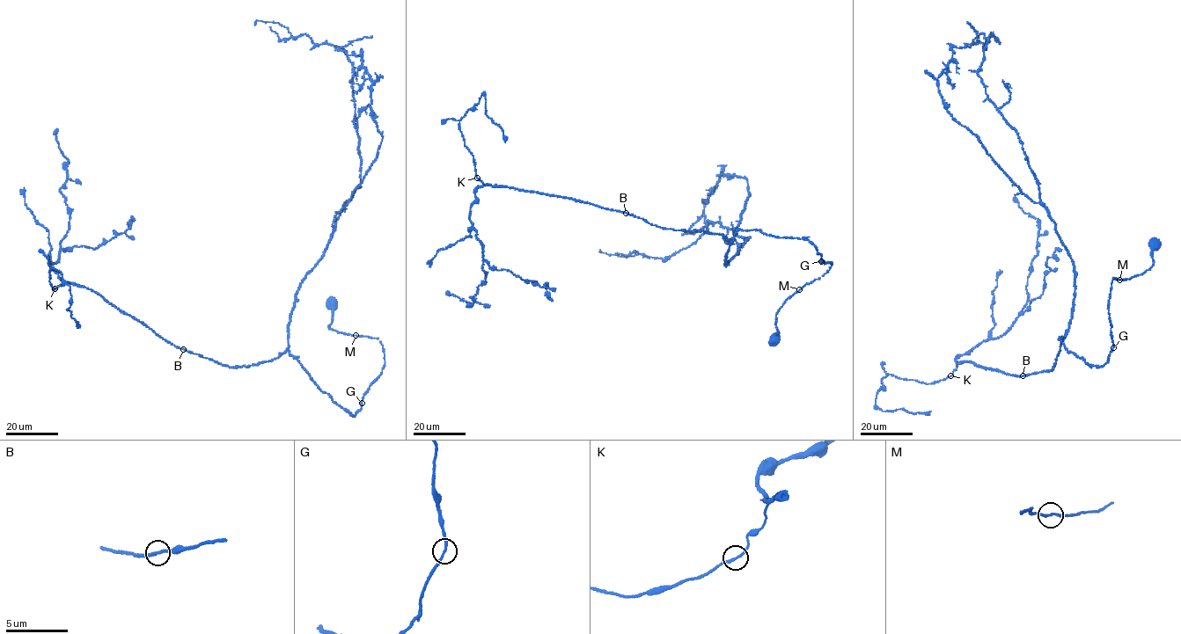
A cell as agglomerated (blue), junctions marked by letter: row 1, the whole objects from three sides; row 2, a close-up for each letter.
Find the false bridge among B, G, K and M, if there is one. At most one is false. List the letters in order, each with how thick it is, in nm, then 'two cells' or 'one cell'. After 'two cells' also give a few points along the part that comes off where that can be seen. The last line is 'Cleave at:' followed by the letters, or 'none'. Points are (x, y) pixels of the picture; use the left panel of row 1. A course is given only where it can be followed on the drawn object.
B: 240 nm | one cell
G: 200 nm | one cell
K: 160 nm | one cell
M: 150 nm | one cell
Cleave at: none

